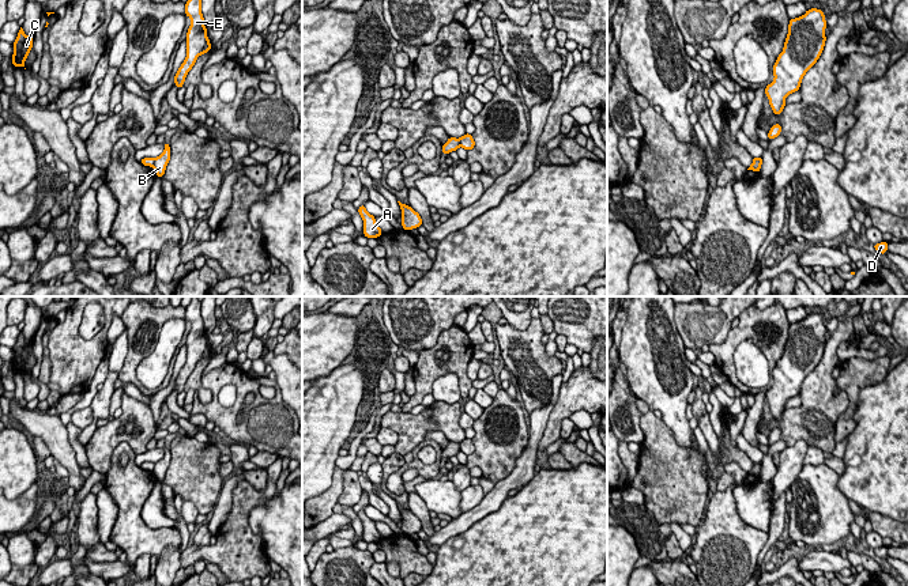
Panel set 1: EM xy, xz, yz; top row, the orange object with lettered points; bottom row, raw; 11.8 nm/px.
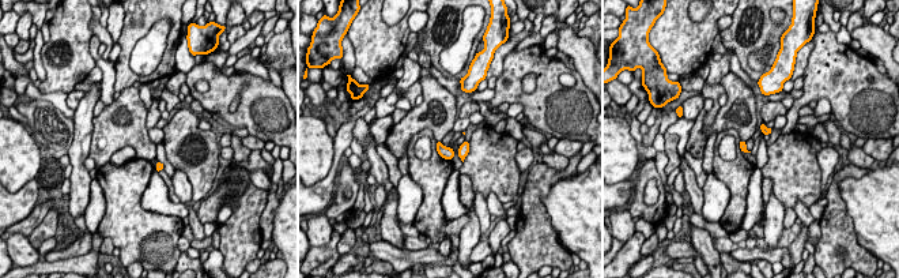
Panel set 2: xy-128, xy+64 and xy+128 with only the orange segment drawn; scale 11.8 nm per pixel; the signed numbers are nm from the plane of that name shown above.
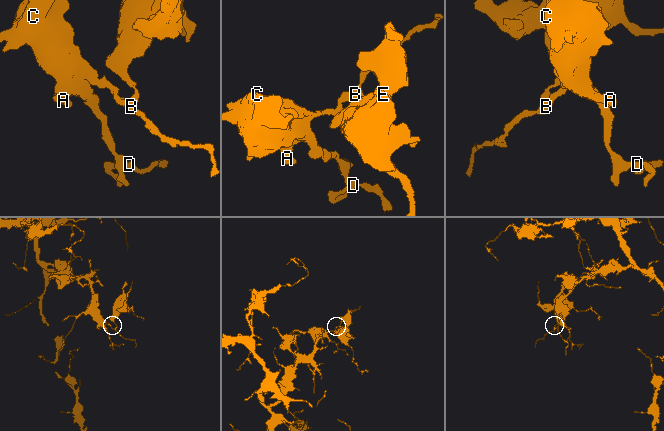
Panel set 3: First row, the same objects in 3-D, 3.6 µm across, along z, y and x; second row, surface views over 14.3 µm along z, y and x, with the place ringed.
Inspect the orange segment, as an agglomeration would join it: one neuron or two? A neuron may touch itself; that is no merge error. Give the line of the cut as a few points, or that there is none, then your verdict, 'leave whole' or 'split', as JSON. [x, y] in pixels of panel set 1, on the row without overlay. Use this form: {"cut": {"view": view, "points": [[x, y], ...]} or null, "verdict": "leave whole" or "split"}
{"cut": {"view": "xz", "points": [[458, 443], [460, 450]]}, "verdict": "split"}

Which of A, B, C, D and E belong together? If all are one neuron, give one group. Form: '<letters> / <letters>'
A C D / B E

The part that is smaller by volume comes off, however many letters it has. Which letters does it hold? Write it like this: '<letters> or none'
B, E

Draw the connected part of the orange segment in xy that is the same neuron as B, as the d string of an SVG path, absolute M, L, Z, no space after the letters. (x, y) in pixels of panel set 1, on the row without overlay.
M163 447L165 454L163 457L155 462L152 473L157 477L157 481L162 483L166 475L166 470L170 465L170 450L167 447Z

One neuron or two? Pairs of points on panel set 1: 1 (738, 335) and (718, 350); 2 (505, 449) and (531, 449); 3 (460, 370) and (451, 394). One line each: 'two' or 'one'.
1: one
2: two
3: two

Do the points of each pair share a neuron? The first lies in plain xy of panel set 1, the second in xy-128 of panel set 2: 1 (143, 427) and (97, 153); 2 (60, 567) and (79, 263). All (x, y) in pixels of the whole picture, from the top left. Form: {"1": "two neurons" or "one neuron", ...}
{"1": "one neuron", "2": "two neurons"}

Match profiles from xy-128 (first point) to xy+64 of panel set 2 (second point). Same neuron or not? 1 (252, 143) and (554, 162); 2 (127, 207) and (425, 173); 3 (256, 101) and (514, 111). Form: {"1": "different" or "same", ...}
{"1": "different", "2": "same", "3": "different"}

